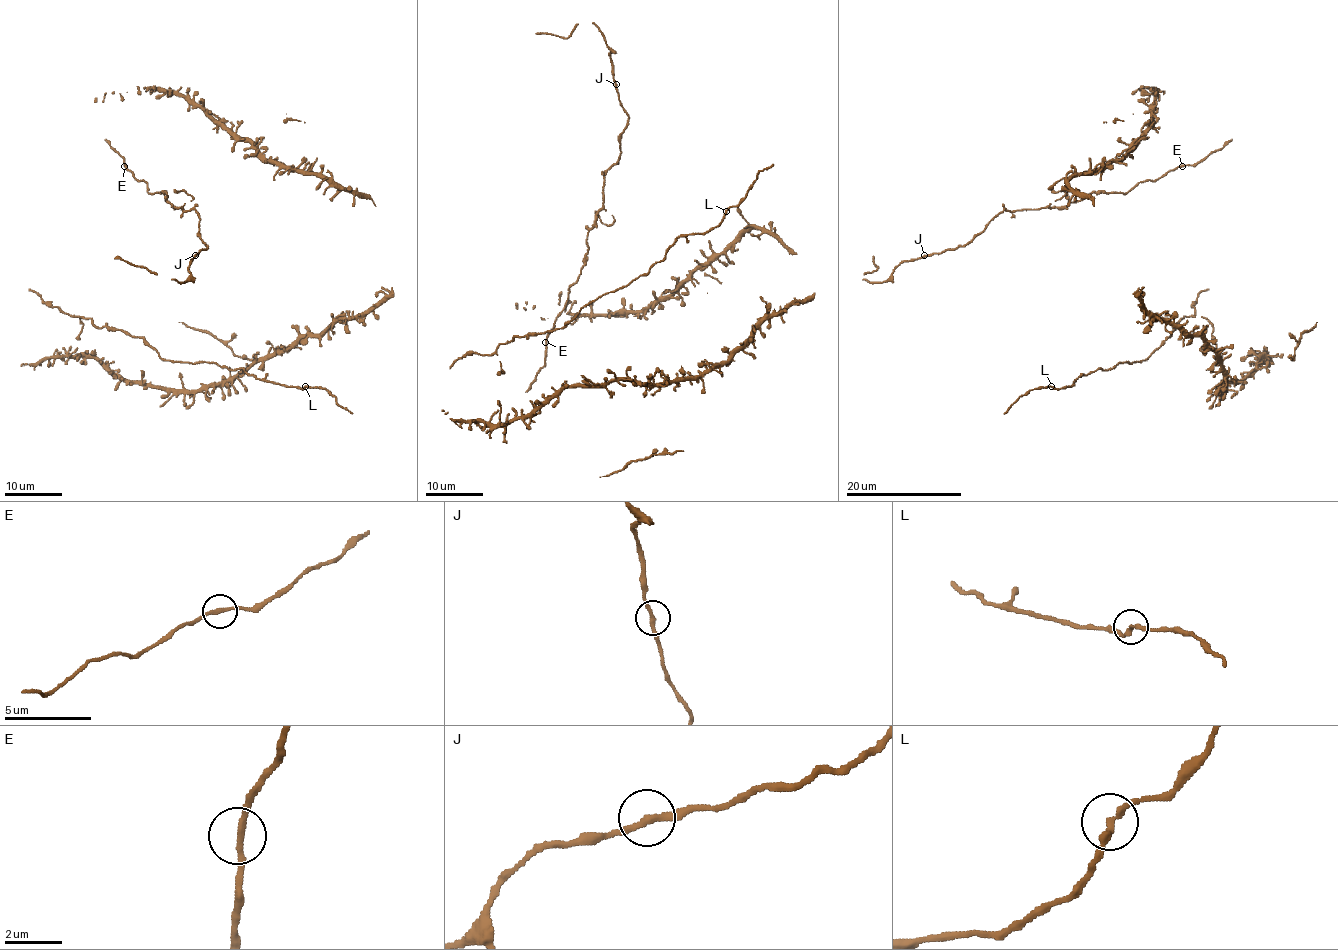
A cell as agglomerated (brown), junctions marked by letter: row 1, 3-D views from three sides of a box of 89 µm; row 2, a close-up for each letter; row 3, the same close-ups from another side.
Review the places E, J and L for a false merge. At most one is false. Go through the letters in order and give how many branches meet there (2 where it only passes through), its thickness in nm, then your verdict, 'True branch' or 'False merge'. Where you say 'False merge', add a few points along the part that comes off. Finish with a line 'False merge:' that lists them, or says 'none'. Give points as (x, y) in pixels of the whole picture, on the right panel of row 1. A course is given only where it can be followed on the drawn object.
E: Branches: 2. Thickness 200 nm. True branch
J: Branches: 2. Thickness 220 nm. True branch
L: Branches: 2. Thickness 240 nm. True branch
False merge: none

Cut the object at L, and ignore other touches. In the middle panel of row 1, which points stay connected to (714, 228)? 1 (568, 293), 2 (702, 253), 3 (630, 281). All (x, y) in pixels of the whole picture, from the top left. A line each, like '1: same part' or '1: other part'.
1: other part
2: other part
3: same part

